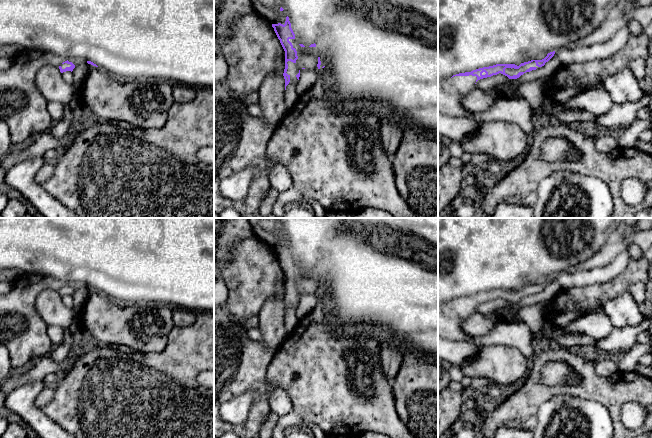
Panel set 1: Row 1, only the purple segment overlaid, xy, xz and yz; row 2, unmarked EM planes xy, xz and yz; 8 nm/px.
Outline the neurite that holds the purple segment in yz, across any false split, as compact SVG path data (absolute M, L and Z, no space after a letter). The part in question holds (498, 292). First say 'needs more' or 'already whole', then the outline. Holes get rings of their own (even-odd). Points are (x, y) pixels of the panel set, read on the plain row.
needs more; M555 275L550 276L542 284L531 284L521 287L519 290L515 288L496 288L438 304L438 336L453 341L470 340L464 333L462 324L468 317L477 313L475 307L478 304L499 297L509 303L517 303L526 296L544 290L554 278Z

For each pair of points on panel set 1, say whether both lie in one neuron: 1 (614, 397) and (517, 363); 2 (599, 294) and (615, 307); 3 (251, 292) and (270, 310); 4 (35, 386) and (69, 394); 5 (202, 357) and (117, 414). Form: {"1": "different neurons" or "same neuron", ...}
{"1": "different neurons", "2": "different neurons", "3": "different neurons", "4": "different neurons", "5": "same neuron"}

